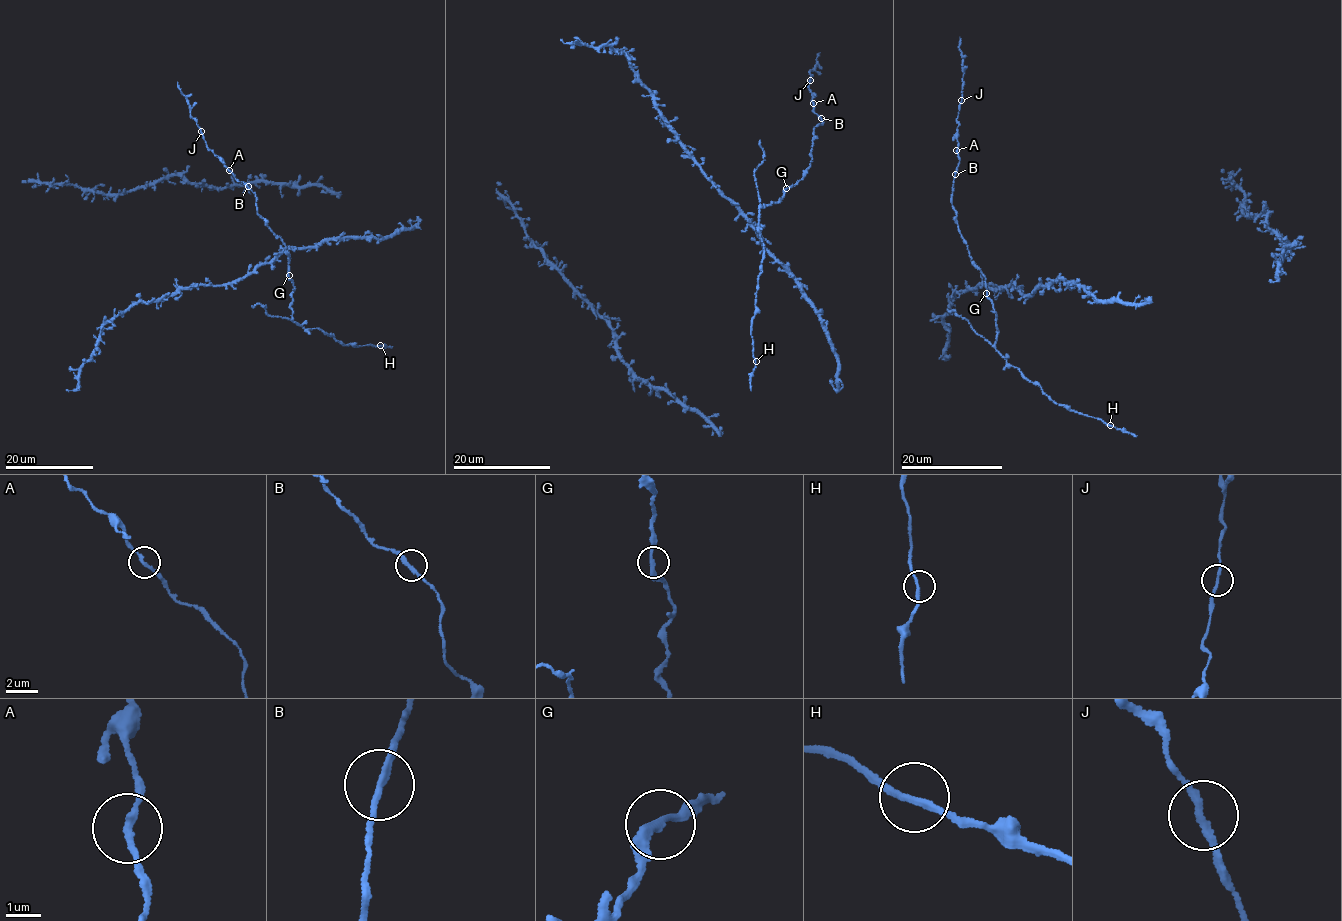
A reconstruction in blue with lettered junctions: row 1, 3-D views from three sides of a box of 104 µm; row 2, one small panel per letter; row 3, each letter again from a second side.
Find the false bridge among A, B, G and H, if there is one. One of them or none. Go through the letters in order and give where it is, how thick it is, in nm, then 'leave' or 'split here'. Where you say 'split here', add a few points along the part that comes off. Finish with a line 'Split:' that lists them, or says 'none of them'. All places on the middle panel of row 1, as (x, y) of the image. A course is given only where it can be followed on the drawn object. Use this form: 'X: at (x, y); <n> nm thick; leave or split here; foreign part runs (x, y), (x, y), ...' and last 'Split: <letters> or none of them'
A: at (813, 103); 200 nm thick; leave
B: at (821, 118); 200 nm thick; leave
G: at (786, 188); 200 nm thick; leave
H: at (756, 361); 190 nm thick; leave
Split: none of them

